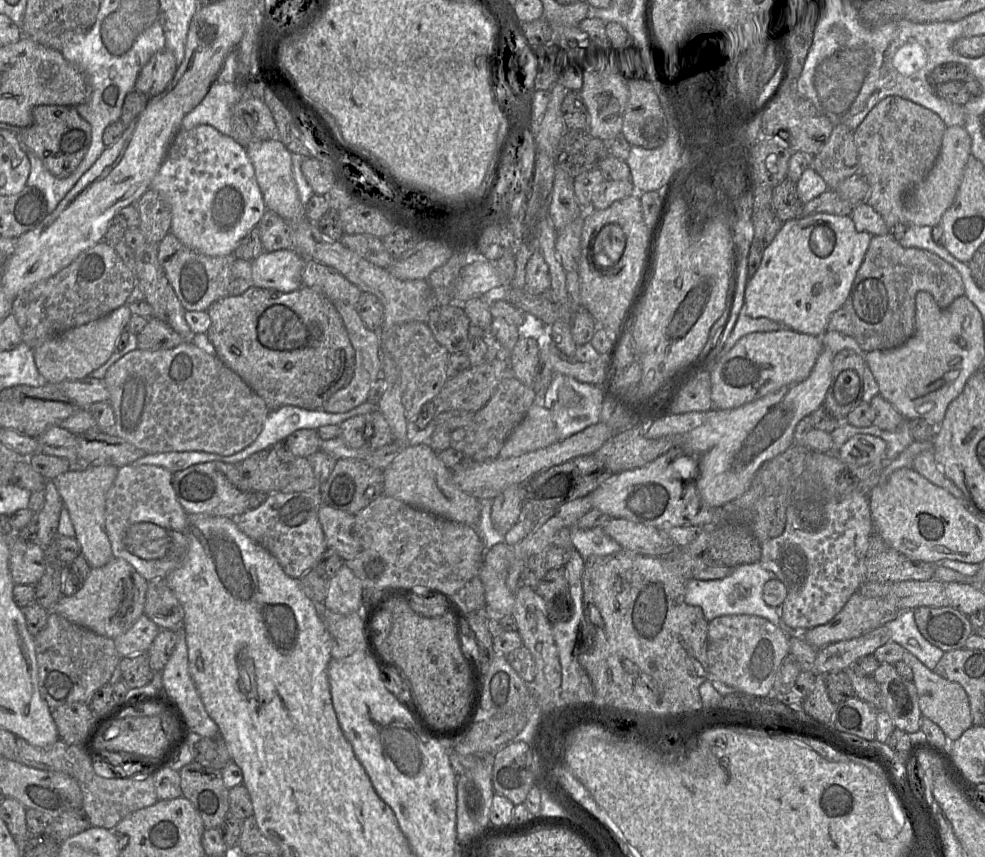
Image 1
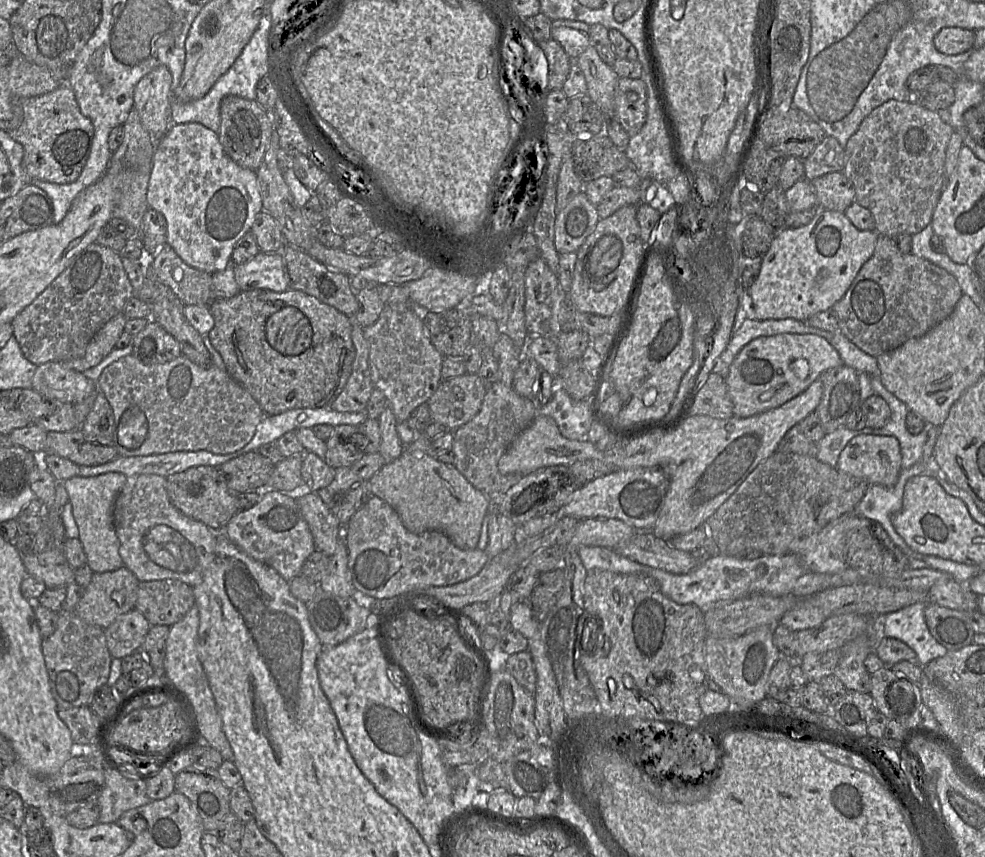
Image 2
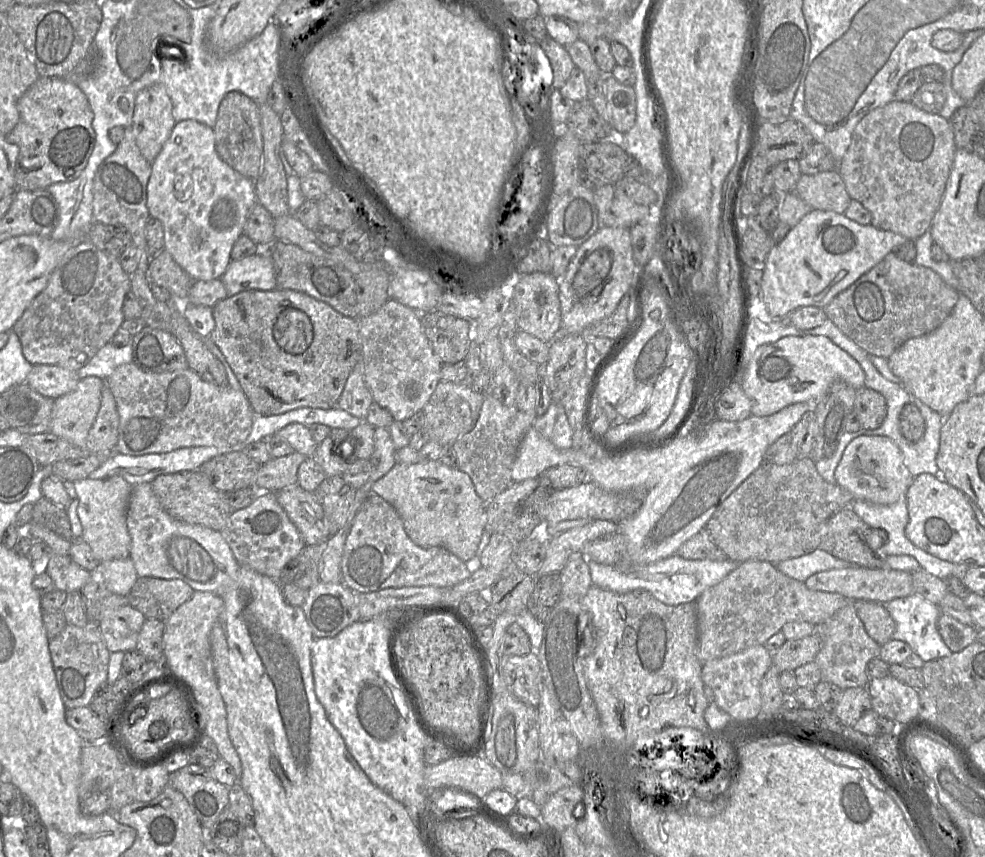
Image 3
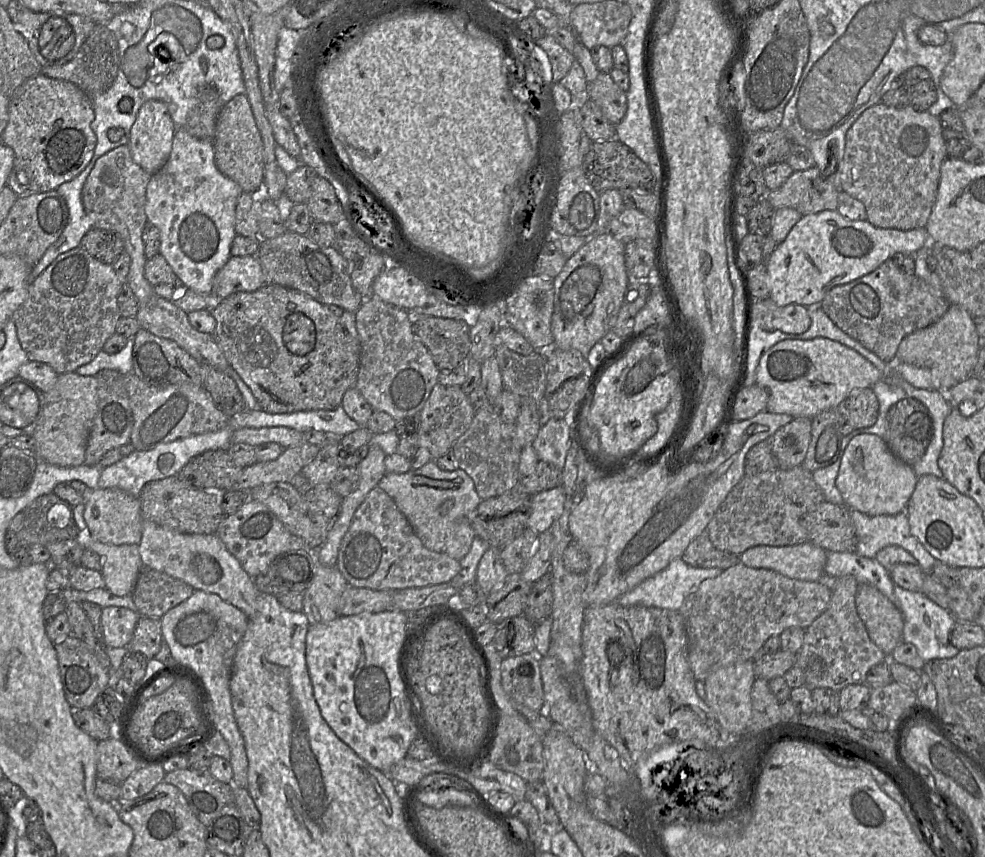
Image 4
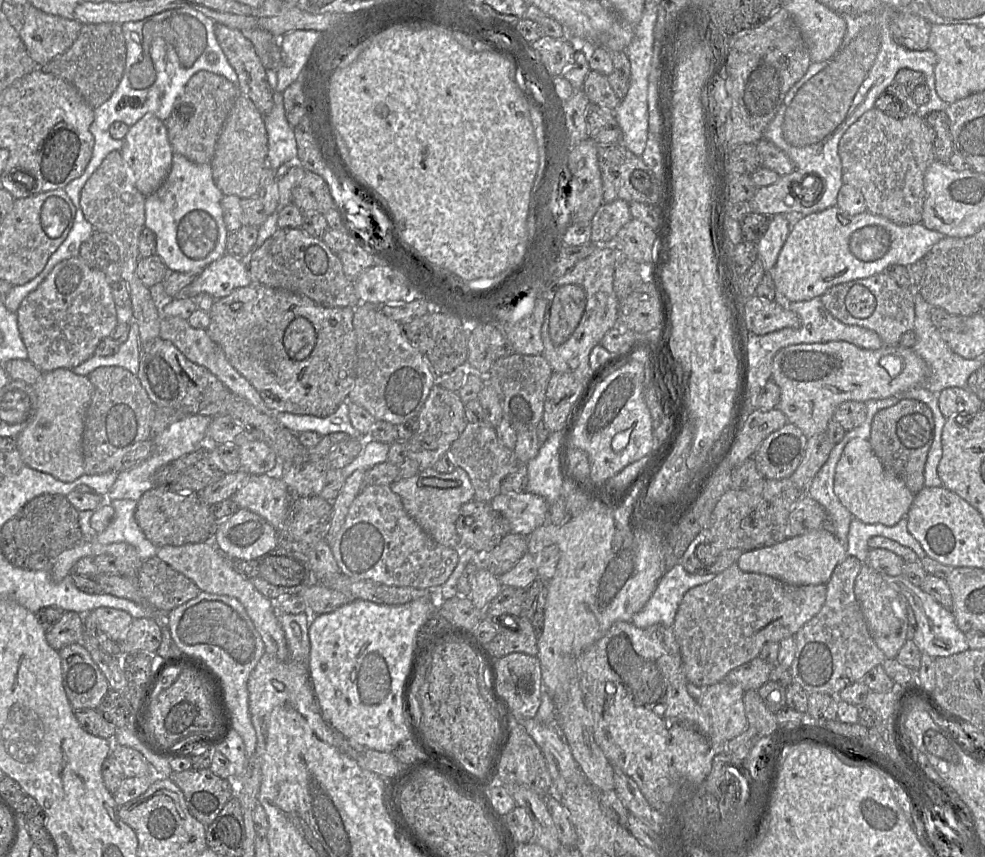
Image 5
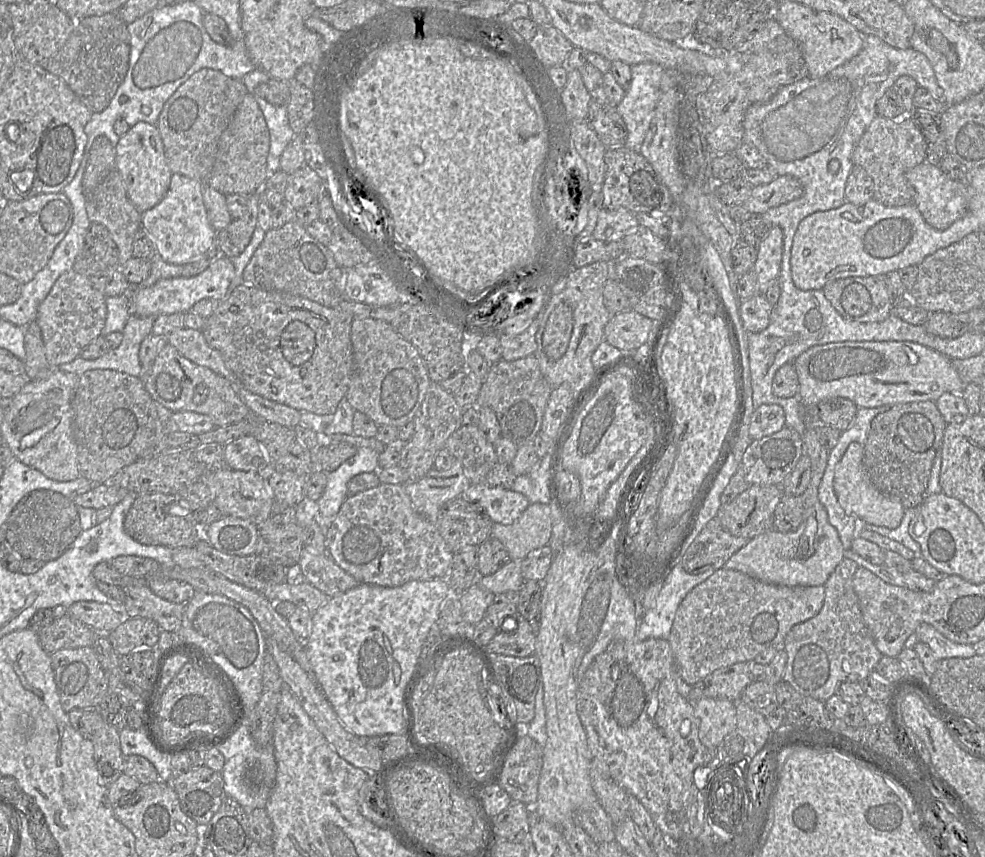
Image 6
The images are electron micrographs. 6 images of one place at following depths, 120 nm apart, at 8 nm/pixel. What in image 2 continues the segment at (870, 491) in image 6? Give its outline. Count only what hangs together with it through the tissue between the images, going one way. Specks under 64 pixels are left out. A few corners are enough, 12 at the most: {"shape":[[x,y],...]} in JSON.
{"shape":[[863,434],[837,469],[870,485],[893,487],[902,470],[897,438]]}

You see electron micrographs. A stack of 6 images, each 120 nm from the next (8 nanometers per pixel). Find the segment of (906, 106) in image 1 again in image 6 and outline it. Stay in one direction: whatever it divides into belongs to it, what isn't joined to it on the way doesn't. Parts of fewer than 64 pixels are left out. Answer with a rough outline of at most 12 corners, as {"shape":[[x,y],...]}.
{"shape":[[876,115],[852,152],[888,207],[915,204],[926,160],[912,117]]}

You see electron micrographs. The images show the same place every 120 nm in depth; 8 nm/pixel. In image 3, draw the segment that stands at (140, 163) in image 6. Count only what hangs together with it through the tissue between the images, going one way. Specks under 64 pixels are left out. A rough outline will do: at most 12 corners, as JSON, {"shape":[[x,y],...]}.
{"shape":[[162,84],[138,92],[132,130],[150,163],[176,121]]}

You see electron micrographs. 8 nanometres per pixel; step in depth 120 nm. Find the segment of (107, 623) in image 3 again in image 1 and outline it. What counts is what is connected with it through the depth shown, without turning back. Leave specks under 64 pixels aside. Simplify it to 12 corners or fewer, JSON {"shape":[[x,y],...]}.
{"shape":[[142,614],[113,641],[121,658],[146,653],[159,627]]}

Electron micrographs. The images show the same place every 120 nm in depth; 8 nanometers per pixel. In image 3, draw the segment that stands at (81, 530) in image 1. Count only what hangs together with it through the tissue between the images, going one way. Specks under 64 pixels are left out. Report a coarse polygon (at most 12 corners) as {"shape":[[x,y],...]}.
{"shape":[[120,476],[74,481],[82,536],[101,563],[129,557]]}

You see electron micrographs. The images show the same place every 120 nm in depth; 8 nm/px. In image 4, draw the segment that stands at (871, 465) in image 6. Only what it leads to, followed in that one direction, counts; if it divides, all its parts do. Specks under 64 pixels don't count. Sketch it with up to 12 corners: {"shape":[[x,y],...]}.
{"shape":[[906,397],[887,413],[887,446],[909,466],[922,458],[932,417]]}

